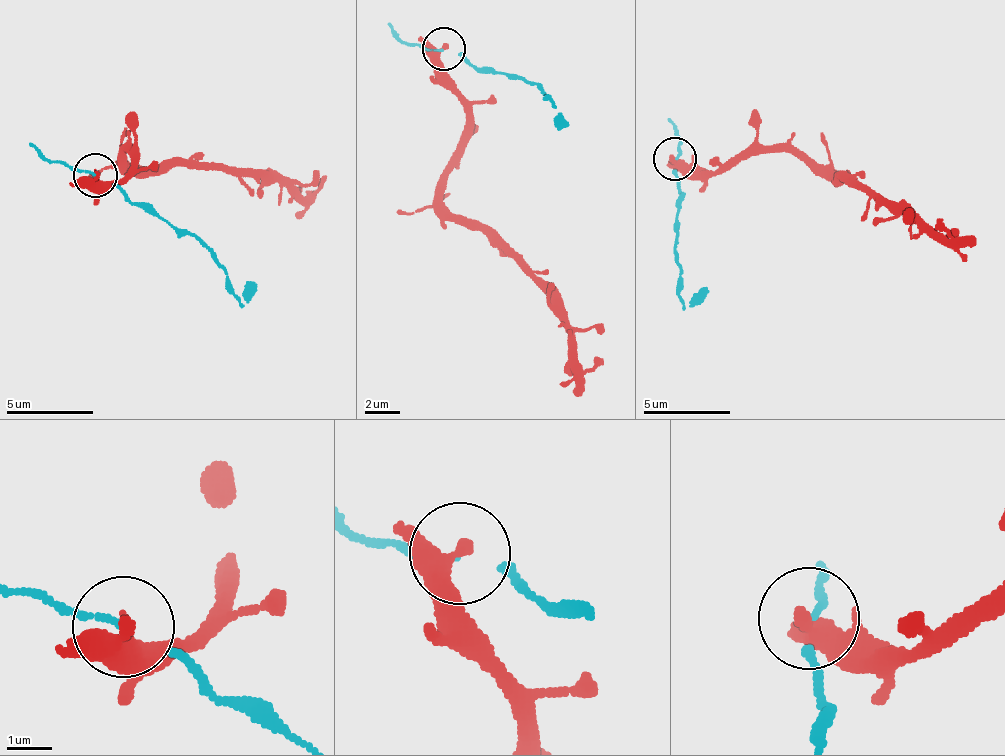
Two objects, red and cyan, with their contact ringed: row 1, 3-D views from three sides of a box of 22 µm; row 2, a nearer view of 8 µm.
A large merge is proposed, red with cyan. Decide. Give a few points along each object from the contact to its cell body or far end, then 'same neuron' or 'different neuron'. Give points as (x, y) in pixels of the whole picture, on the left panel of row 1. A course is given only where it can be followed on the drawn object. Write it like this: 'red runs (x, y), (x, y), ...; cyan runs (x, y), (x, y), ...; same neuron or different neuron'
red runs (94, 174), (105, 183), (127, 172), (129, 151), (126, 161), (141, 168), (251, 170), (307, 198), (323, 177); cyan runs (94, 174), (136, 203), (188, 230), (224, 272), (233, 298), (248, 302), (248, 282); different neuron

